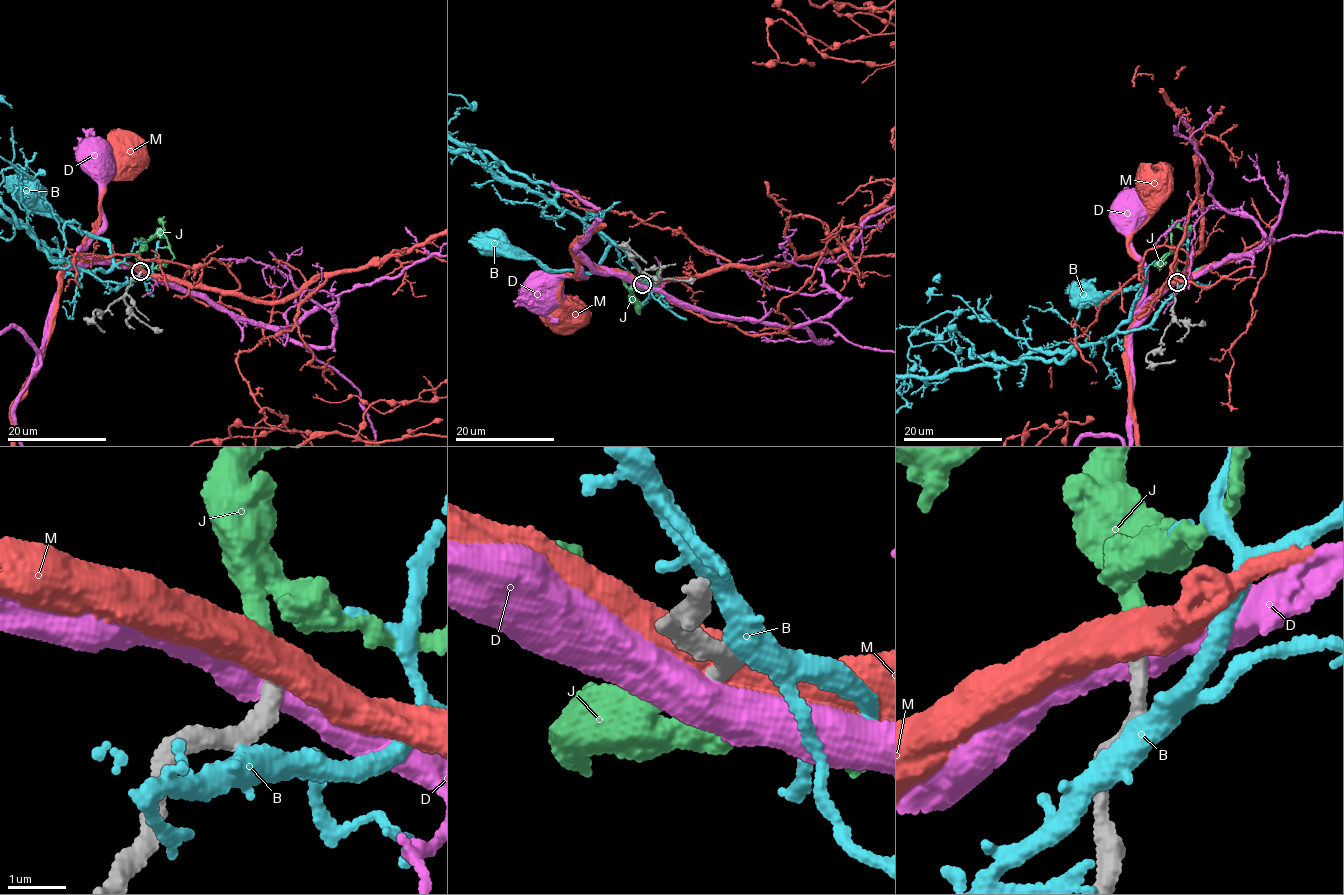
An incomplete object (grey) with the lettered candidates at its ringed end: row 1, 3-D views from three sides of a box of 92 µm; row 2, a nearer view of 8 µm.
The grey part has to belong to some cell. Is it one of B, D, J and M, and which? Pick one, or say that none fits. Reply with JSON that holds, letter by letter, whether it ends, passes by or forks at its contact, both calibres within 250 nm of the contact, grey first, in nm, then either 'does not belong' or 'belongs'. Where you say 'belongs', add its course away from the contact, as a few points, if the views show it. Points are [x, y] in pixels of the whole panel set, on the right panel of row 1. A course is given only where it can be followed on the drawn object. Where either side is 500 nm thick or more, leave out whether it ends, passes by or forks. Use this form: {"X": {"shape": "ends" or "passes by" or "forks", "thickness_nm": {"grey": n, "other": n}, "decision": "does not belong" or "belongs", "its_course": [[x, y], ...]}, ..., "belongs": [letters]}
{"B": {"shape": "passes by", "thickness_nm": {"grey": 300, "other": 440}, "decision": "does not belong"}, "D": {"thickness_nm": {"grey": 300, "other": 550}, "decision": "does not belong"}, "J": {"shape": "ends", "thickness_nm": {"grey": 300, "other": 320}, "decision": "belongs"}, "M": {"thickness_nm": {"grey": 300, "other": 600}, "decision": "does not belong"}, "belongs": ["J"]}

